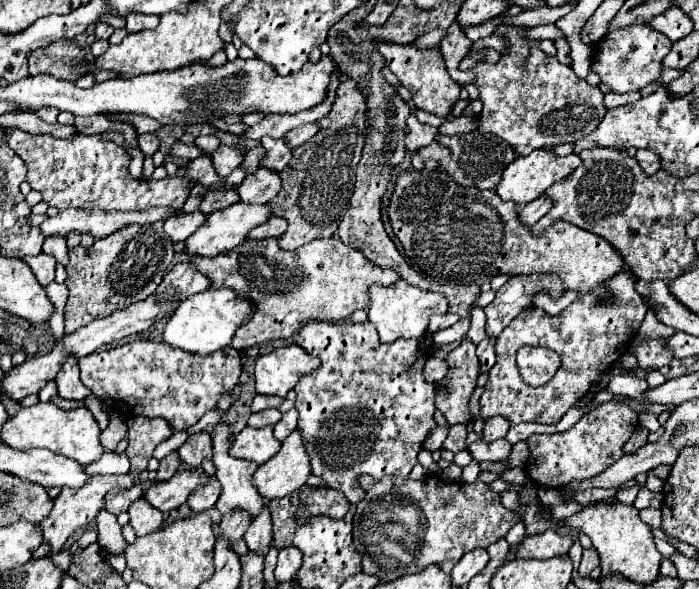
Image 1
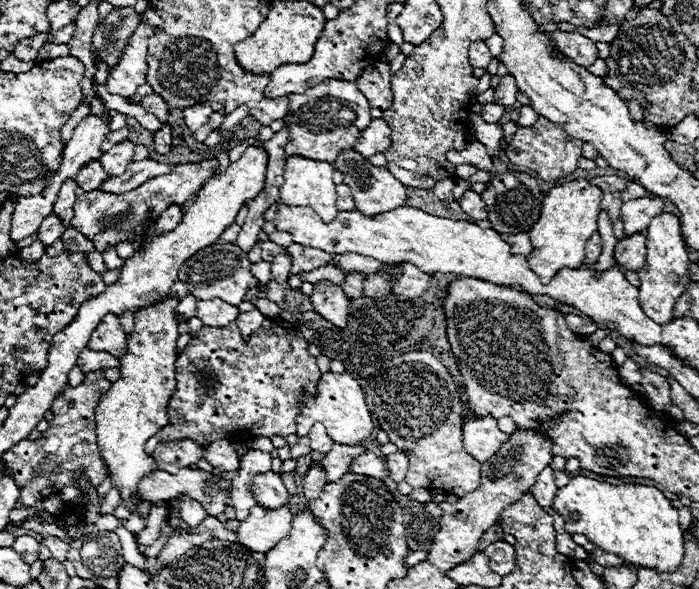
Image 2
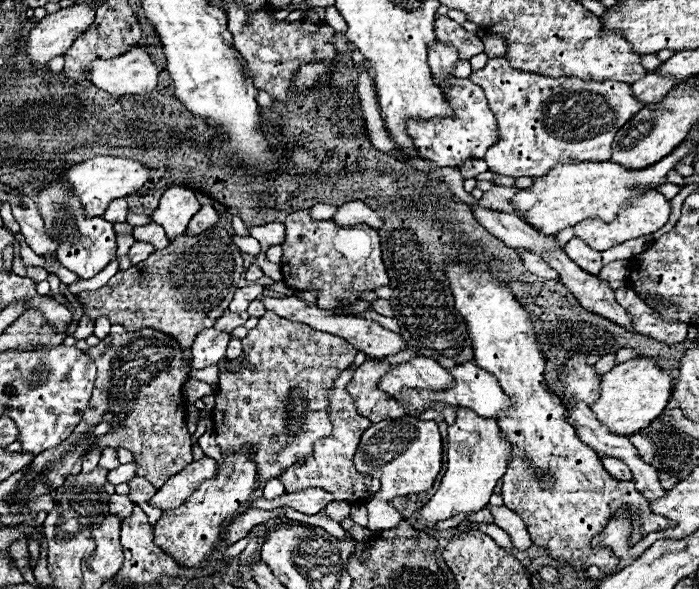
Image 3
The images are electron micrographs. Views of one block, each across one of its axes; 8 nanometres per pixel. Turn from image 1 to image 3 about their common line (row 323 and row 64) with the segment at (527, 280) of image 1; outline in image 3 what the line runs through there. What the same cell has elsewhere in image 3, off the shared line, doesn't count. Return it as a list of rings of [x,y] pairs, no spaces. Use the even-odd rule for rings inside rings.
[[[504,56],[490,58],[482,70],[472,72],[470,80],[486,92],[488,106],[498,120],[500,140],[494,148],[490,148],[490,152],[486,152],[484,160],[492,172],[512,178],[546,176],[554,166],[578,160],[610,160],[614,134],[622,128],[622,124],[626,124],[626,120],[630,120],[630,116],[634,116],[634,112],[638,112],[638,108],[644,108],[642,102],[630,96],[628,84],[612,80],[584,82],[578,78],[550,78],[534,72],[522,72],[512,68],[510,60]]]

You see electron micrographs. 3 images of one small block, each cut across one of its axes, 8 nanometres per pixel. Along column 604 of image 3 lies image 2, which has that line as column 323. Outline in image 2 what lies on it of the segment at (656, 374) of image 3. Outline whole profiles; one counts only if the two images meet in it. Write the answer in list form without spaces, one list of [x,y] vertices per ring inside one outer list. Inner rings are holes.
[[[324,372],[318,380],[318,396],[316,398],[304,398],[304,394],[300,394],[300,416],[296,418],[296,436],[308,436],[310,428],[316,422],[322,422],[328,436],[332,436],[334,442],[338,444],[348,444],[348,446],[356,446],[360,442],[364,442],[370,434],[372,434],[372,416],[370,410],[366,406],[364,400],[364,392],[360,388],[360,384],[348,374],[334,374],[334,372]]]

